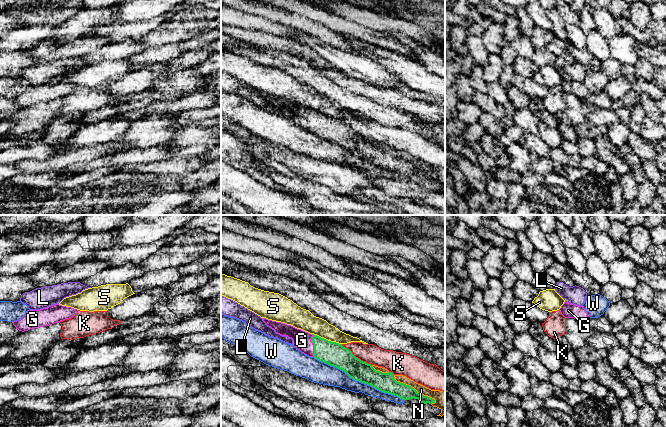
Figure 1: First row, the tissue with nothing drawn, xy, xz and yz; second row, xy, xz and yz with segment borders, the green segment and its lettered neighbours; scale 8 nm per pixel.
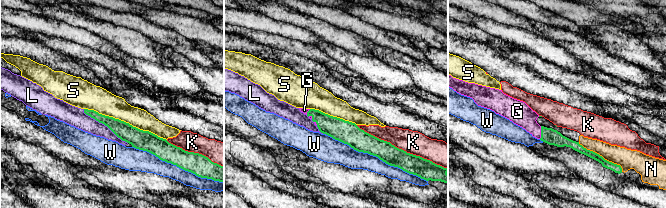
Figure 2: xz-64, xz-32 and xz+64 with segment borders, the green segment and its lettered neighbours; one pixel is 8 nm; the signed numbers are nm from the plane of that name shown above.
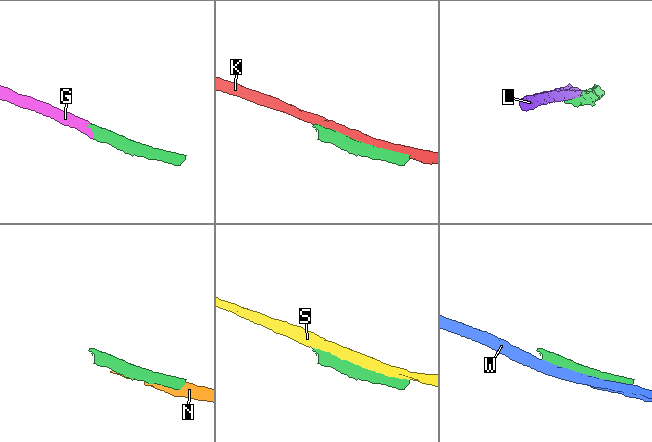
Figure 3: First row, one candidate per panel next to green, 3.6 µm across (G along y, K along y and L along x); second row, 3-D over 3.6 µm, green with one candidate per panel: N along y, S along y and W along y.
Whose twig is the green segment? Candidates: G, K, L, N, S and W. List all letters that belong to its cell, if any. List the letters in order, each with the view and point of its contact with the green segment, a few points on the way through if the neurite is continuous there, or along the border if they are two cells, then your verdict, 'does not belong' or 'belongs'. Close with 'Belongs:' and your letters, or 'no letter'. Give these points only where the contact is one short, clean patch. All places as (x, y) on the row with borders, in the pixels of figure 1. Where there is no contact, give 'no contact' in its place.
G: contact xz (313, 344); way xz (334, 354), (324, 351), (313, 344), (308, 344), (301, 340); belongs
K: contact xz (355, 357); does not belong
L: no contact; does not belong
N: contact xz (413, 388); does not belong
S: contact xz (327, 340); does not belong
W: contact xz (358, 380); does not belong
Belongs: G

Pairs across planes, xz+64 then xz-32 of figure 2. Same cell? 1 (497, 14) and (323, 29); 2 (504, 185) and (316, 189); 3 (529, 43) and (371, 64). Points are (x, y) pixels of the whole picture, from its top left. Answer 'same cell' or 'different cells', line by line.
1: same cell
2: same cell
3: same cell

